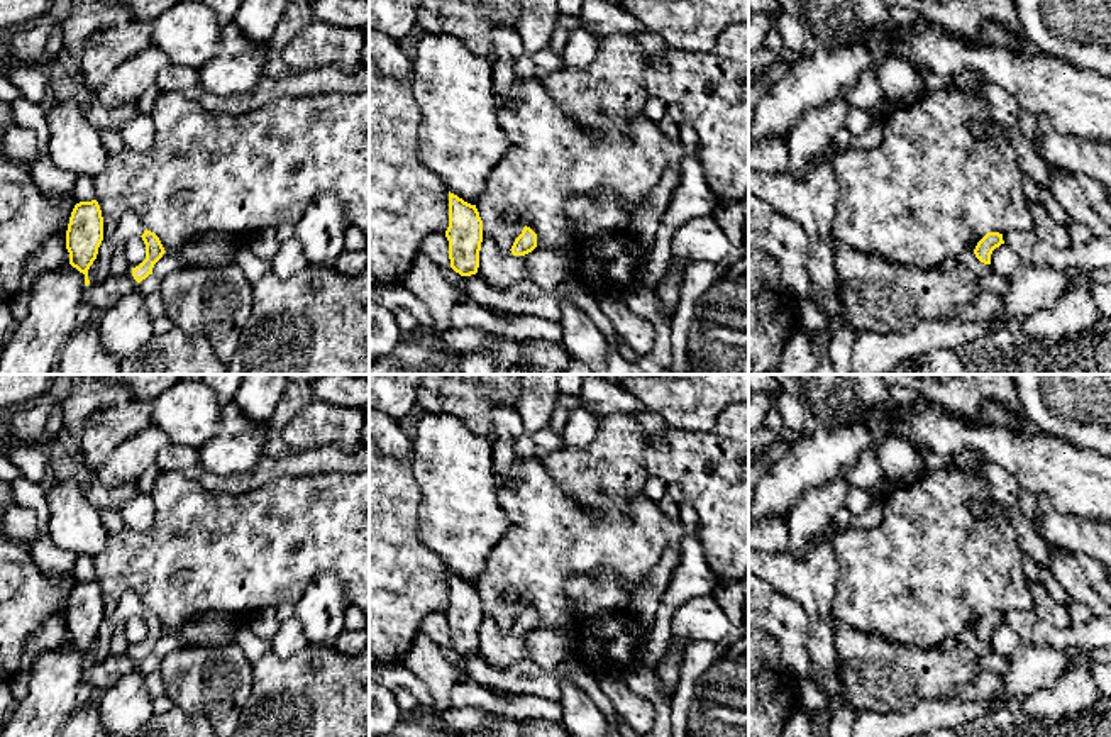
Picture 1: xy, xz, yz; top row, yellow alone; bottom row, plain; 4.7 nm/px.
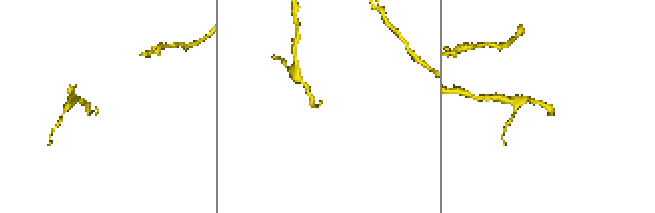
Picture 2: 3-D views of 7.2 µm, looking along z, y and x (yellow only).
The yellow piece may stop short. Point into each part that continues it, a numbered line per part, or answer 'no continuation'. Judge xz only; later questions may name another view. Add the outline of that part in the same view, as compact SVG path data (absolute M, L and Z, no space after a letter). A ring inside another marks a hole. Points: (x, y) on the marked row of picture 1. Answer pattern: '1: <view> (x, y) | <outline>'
no continuation

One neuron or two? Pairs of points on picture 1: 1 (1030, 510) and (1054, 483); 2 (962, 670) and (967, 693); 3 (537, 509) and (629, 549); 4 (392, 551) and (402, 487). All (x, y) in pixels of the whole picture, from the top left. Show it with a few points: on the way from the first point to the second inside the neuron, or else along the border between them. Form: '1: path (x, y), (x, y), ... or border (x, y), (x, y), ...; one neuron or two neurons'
1: border (1020, 488), (1037, 497); two neurons
2: border (983, 671), (939, 698); two neurons
3: path (559, 531), (578, 539), (607, 539); one neuron
4: path (390, 536), (390, 502); one neuron

